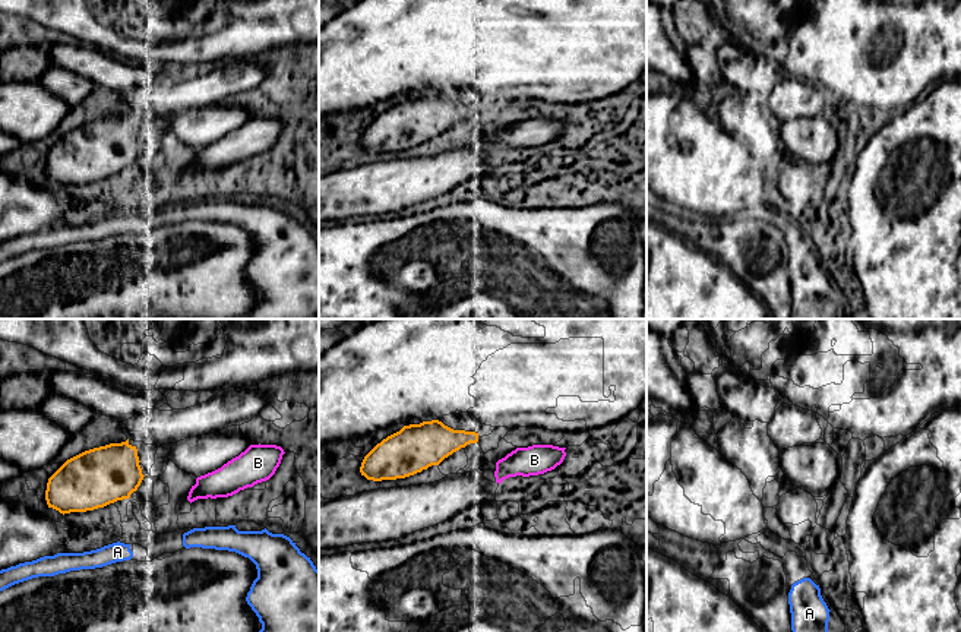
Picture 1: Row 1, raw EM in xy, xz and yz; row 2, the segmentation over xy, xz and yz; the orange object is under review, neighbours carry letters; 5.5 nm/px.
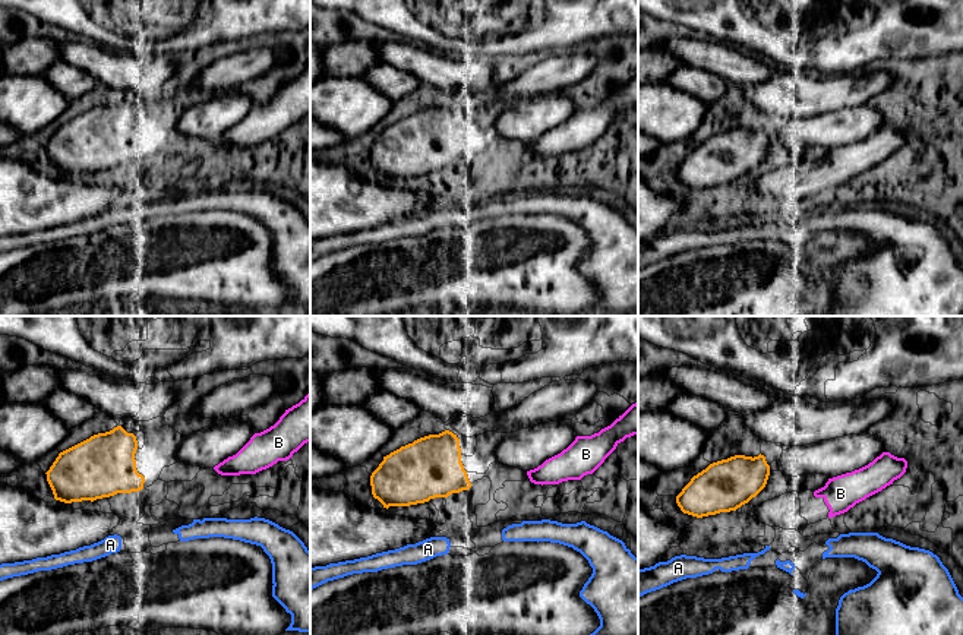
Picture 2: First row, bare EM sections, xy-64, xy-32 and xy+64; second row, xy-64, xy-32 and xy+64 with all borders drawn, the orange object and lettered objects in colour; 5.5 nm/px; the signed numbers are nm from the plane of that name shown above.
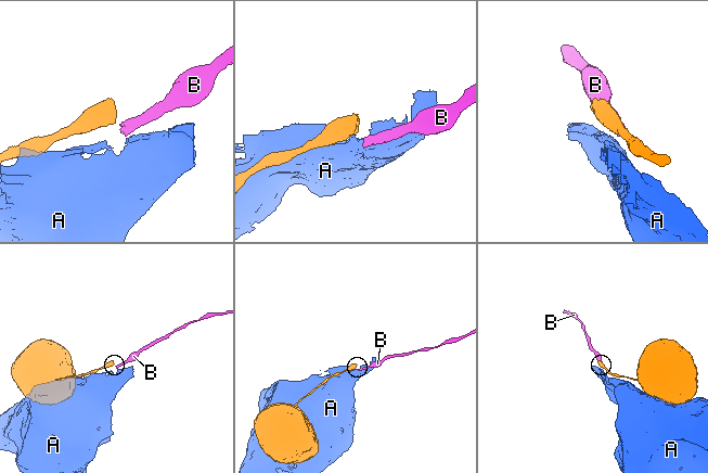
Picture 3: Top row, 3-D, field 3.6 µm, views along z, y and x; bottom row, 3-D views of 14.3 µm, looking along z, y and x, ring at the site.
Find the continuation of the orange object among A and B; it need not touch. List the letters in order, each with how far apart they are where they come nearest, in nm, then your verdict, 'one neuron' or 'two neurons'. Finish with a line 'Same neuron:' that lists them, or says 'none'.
A: gap 200 nm; two neurons
B: gap 160 nm; two neurons
Same neuron: none

